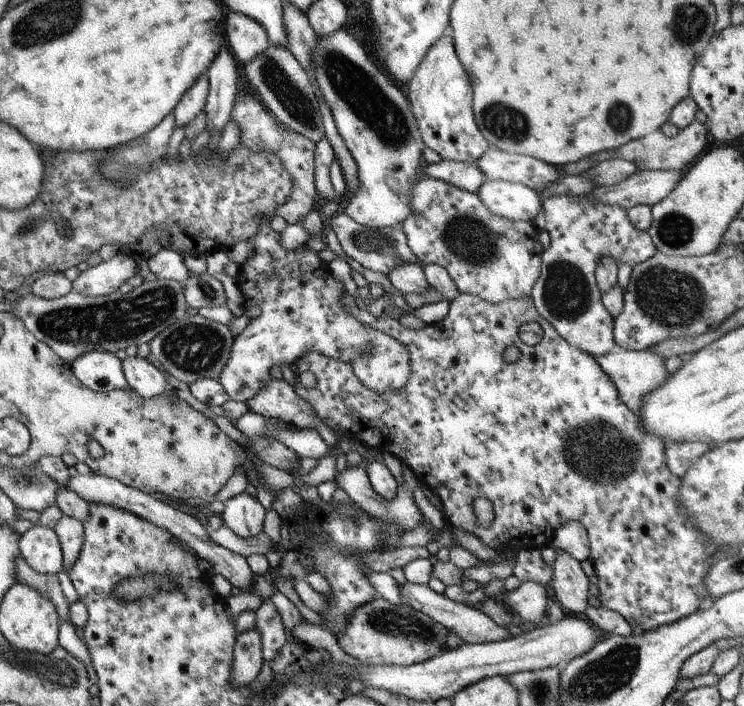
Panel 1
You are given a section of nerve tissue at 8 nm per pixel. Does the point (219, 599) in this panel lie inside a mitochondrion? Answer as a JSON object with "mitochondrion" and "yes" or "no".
{"mitochondrion":"no"}

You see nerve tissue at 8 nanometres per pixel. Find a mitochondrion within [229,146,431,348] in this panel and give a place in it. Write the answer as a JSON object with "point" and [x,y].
{"point":[381,245]}

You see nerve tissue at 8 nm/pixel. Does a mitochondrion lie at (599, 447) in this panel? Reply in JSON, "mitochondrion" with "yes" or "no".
{"mitochondrion":"yes"}

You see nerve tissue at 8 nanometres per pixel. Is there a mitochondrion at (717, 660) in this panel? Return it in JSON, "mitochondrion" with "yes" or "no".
{"mitochondrion":"no"}

